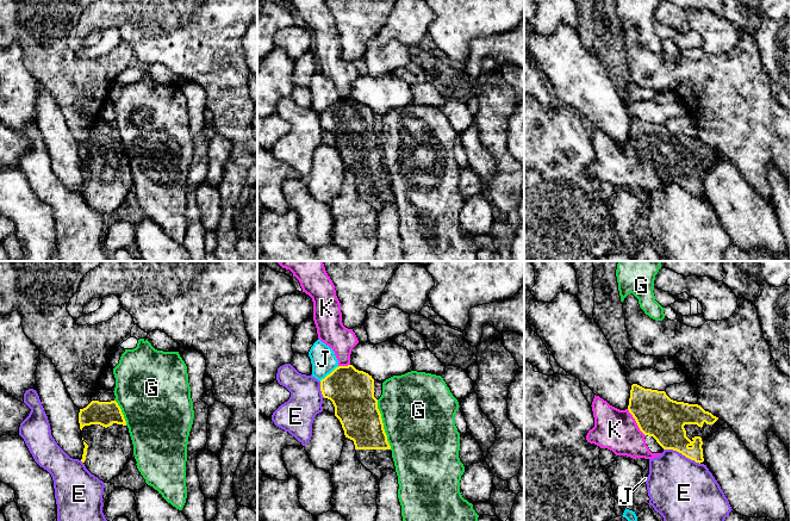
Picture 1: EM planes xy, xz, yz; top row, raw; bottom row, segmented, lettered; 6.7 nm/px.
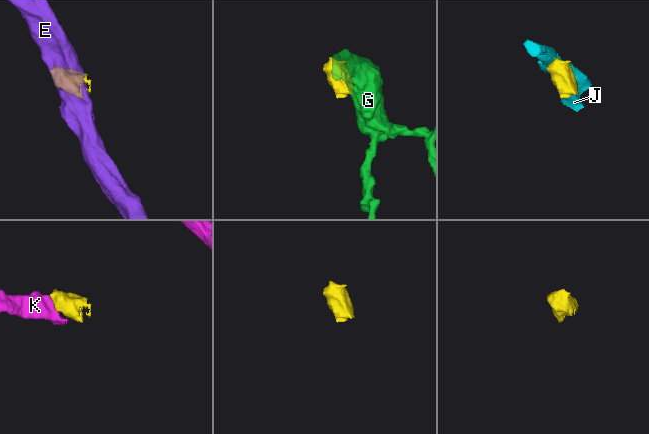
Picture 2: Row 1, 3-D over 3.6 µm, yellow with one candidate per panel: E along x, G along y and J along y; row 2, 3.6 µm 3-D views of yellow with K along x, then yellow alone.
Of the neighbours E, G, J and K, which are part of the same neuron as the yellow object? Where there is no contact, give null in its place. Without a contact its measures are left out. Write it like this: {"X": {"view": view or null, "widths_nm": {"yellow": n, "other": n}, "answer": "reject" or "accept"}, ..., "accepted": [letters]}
{"E": {"view": "yz", "widths_nm": {"yellow": 260, "other": 420}, "answer": "reject"}, "G": {"view": "xz", "widths_nm": {"yellow": 280, "other": 500}, "answer": "reject"}, "J": {"view": "xz", "widths_nm": {"yellow": 300, "other": 170}, "answer": "reject"}, "K": {"view": "yz", "widths_nm": {"yellow": 300, "other": 280}, "answer": "accept"}, "accepted": ["K"]}

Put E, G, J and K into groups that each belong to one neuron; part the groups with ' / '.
E / G / J / K

